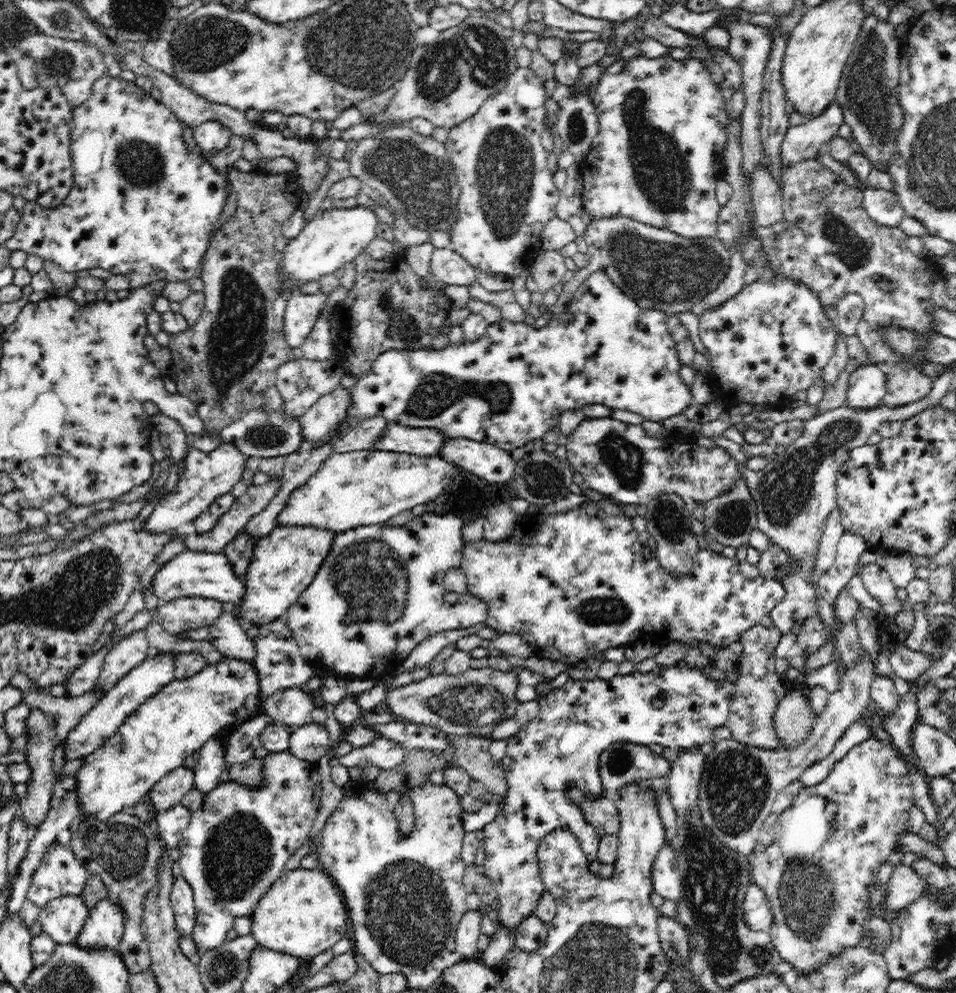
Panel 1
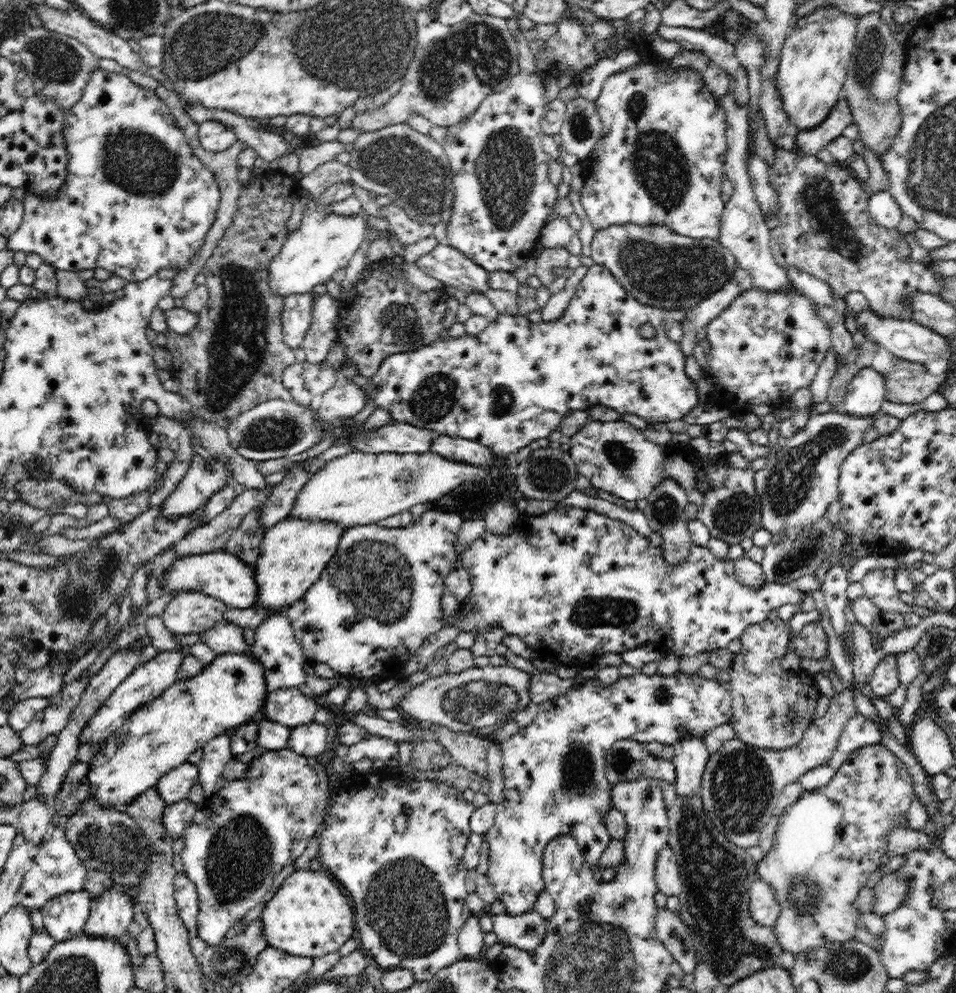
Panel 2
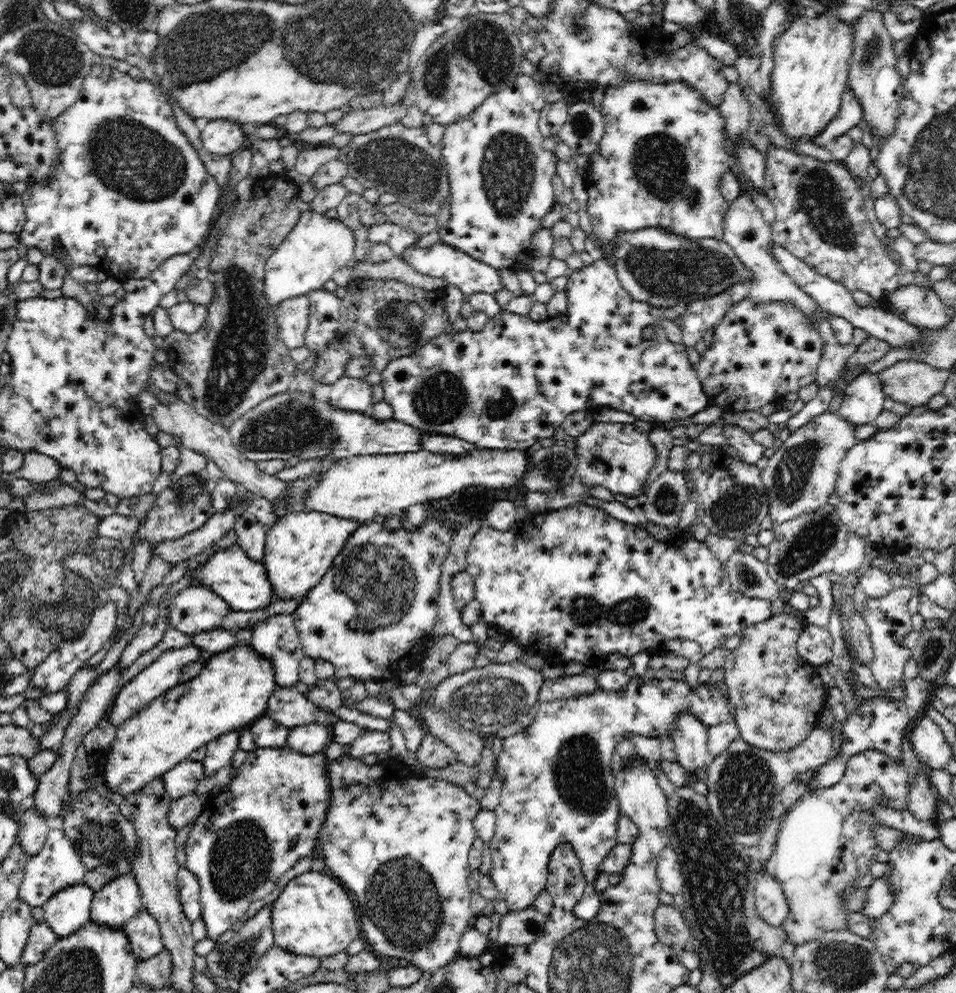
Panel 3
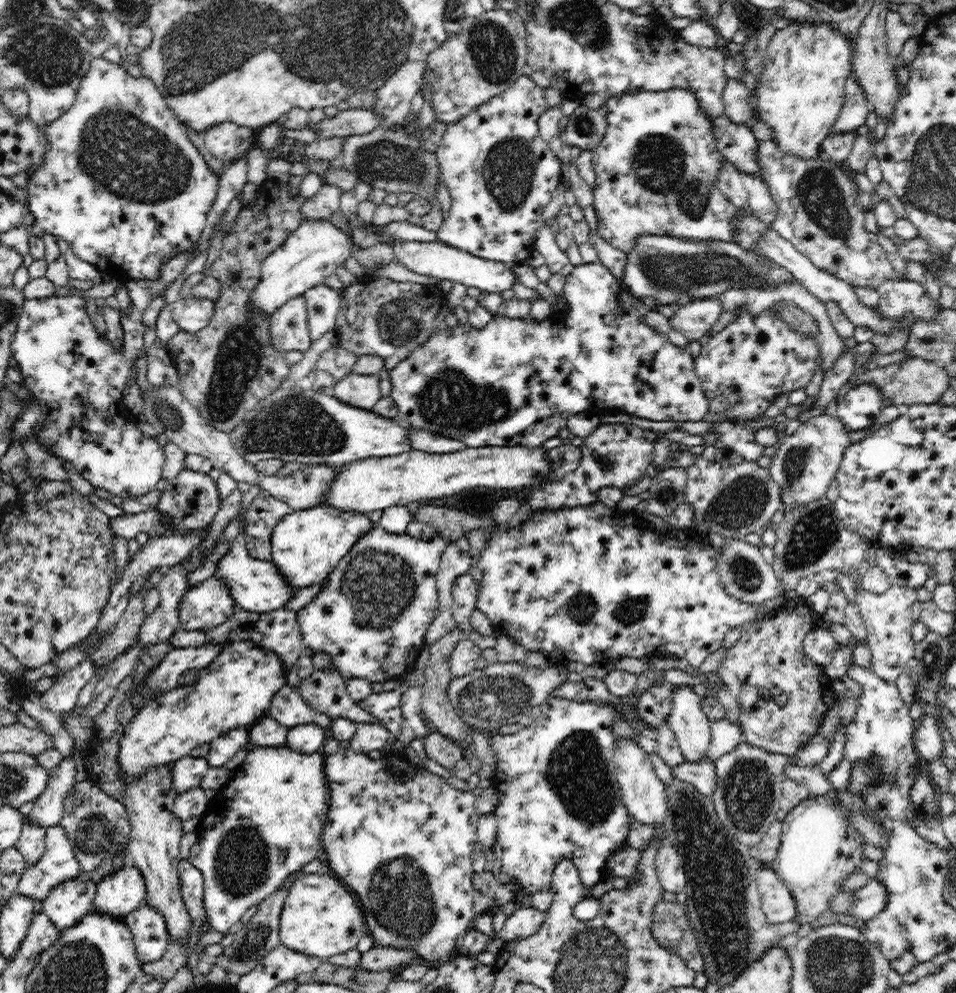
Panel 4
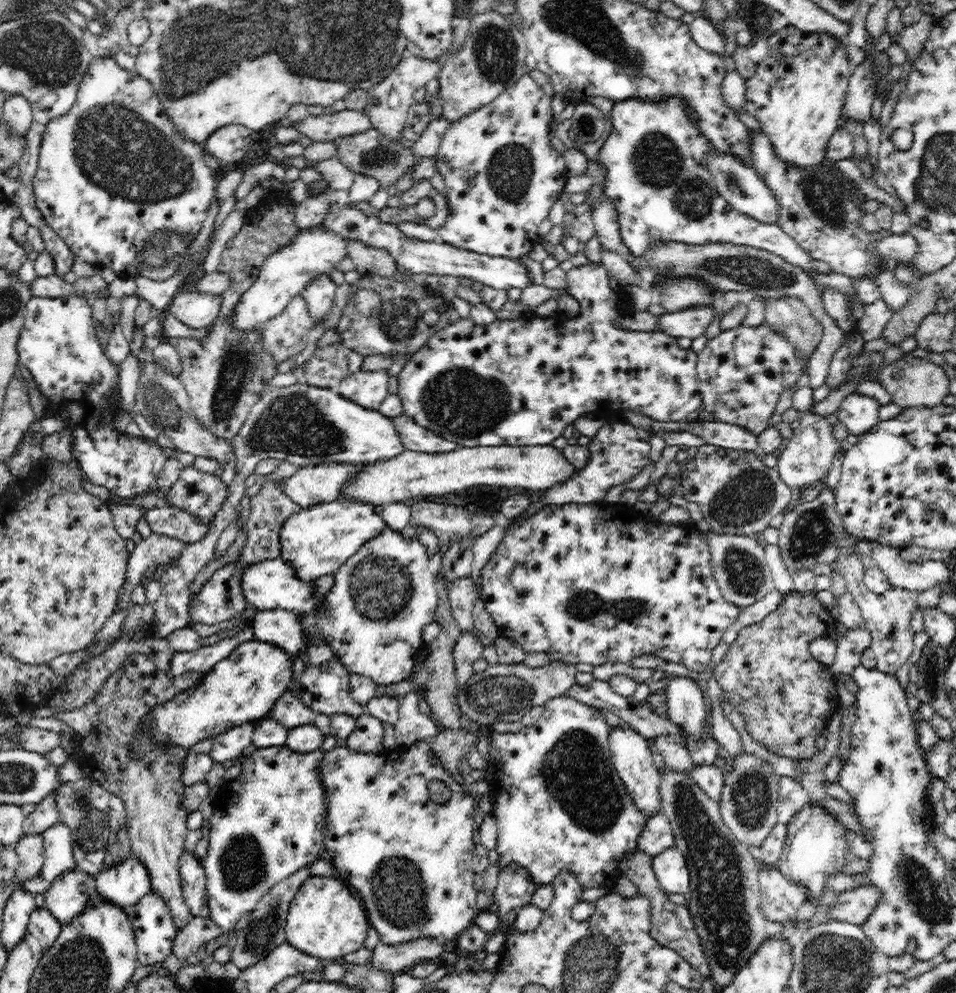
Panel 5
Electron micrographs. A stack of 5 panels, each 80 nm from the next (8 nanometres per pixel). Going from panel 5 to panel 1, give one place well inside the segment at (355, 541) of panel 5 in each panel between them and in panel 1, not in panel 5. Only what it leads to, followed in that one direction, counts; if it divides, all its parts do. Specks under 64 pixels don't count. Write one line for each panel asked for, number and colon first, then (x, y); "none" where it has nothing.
1: (285, 562)
2: (293, 554)
3: (301, 546)
4: (308, 544)

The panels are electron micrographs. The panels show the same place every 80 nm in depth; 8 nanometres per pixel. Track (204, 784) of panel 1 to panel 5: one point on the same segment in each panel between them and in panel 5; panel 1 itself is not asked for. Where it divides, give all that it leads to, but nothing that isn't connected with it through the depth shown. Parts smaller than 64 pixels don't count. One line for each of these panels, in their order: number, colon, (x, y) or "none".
2: (216, 753)
3: (219, 752)
4: (222, 748)
5: (228, 745)

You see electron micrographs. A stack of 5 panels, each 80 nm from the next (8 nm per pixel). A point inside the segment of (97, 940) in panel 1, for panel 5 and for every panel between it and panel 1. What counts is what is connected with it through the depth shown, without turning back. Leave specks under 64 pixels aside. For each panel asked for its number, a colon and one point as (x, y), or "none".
2: (111, 913)
3: (115, 903)
4: (121, 893)
5: (124, 884)

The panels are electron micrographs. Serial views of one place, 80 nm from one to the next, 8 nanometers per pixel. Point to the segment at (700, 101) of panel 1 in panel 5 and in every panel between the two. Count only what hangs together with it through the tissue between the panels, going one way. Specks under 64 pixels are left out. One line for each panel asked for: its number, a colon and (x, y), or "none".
2: (660, 160)
3: (659, 164)
4: (656, 169)
5: (655, 178)

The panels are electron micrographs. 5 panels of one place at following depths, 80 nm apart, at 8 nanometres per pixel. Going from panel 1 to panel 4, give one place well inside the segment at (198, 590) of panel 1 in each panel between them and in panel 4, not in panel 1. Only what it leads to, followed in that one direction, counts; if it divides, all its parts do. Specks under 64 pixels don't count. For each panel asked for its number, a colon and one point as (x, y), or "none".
2: (218, 574)
3: (241, 582)
4: (255, 585)

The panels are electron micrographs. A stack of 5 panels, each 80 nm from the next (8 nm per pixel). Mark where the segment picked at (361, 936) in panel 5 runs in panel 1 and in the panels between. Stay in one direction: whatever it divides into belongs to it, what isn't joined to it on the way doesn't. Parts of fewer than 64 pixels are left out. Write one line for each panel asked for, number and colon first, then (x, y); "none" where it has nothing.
1: (302, 914)
2: (308, 916)
3: (314, 915)
4: (319, 917)

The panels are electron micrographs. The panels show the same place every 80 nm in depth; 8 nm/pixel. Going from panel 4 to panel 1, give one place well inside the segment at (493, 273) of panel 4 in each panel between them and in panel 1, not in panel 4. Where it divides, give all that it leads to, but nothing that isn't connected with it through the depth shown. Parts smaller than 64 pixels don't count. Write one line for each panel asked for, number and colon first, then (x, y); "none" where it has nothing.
1: (448, 267)
2: (445, 263)
3: (458, 269)

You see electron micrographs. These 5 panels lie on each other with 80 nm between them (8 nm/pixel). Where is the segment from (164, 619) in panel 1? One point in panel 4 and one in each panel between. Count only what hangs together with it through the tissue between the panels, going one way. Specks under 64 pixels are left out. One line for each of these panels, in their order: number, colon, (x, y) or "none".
2: (188, 612)
3: (196, 609)
4: (207, 604)

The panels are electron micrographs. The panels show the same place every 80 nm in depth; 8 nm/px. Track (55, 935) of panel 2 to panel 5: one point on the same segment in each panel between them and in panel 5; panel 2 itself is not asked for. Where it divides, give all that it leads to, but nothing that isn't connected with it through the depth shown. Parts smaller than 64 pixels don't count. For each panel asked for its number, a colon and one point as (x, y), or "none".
3: (65, 912)
4: (71, 901)
5: (68, 896)

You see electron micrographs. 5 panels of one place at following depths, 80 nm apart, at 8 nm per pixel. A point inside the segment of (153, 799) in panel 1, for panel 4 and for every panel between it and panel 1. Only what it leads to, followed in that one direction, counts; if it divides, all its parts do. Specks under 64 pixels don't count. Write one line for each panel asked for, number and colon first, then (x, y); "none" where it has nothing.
2: (172, 787)
3: (182, 779)
4: (186, 773)

